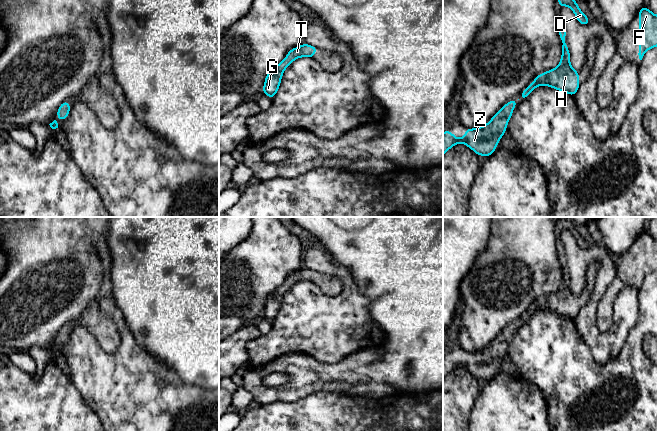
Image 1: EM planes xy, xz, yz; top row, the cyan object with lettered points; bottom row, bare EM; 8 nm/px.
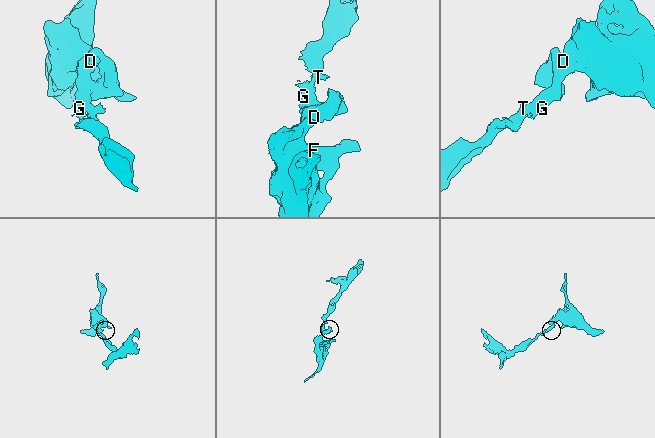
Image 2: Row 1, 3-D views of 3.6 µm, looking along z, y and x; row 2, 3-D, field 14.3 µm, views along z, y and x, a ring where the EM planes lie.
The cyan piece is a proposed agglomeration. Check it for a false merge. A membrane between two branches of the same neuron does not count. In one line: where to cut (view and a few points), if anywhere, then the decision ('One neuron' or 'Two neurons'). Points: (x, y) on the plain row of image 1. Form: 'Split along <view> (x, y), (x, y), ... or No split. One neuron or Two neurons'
No split. One neuron

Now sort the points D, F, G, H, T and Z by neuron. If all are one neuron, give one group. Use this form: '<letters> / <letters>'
D F G H T Z

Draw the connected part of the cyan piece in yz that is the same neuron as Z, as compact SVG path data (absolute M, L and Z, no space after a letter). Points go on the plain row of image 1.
M510 324L484 350L465 353L466 359L456 362L448 353L443 357L443 380L454 369L462 367L471 372L478 380L489 381L496 375L496 369L506 356L508 345L518 324Z

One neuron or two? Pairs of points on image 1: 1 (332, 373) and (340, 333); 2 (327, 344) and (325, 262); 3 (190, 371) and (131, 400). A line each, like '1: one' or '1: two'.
1: two
2: one
3: two

